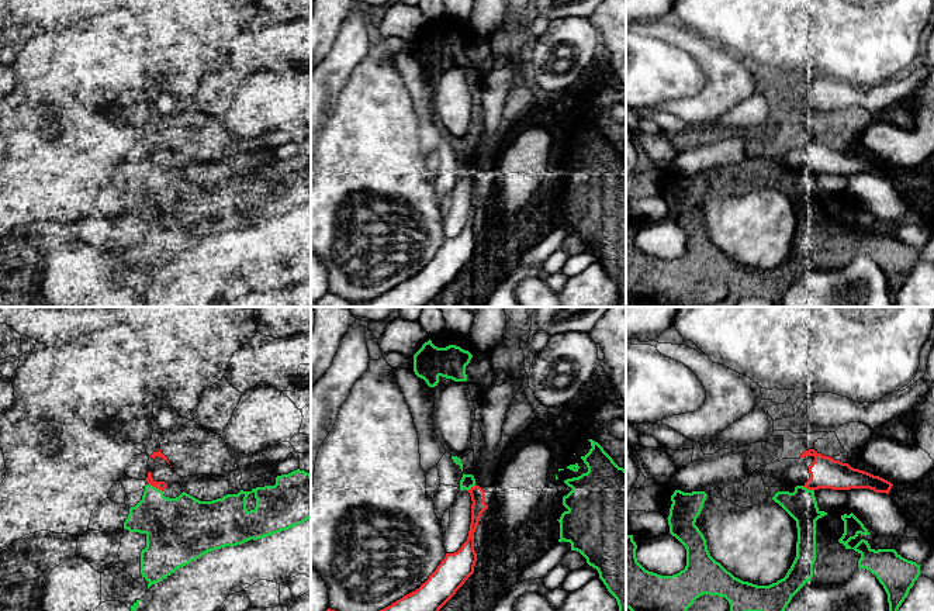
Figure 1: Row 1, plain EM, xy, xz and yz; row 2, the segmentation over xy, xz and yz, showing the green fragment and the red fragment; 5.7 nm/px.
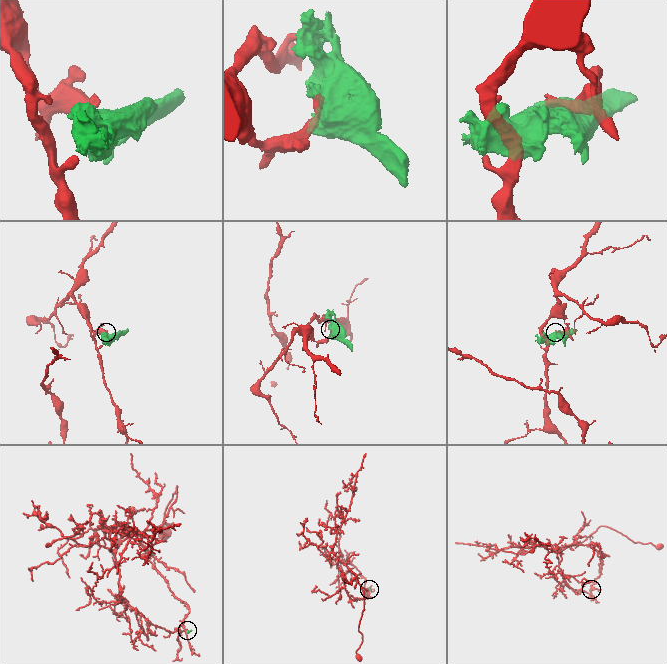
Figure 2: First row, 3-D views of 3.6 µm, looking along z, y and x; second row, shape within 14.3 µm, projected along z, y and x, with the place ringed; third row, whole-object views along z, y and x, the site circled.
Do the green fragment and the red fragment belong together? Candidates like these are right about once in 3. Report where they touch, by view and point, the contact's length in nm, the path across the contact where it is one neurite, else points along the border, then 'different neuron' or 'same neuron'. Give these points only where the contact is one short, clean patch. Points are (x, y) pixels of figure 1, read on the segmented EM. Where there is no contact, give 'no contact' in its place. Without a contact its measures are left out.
xy (155, 487) | 90 nm | different neuron

